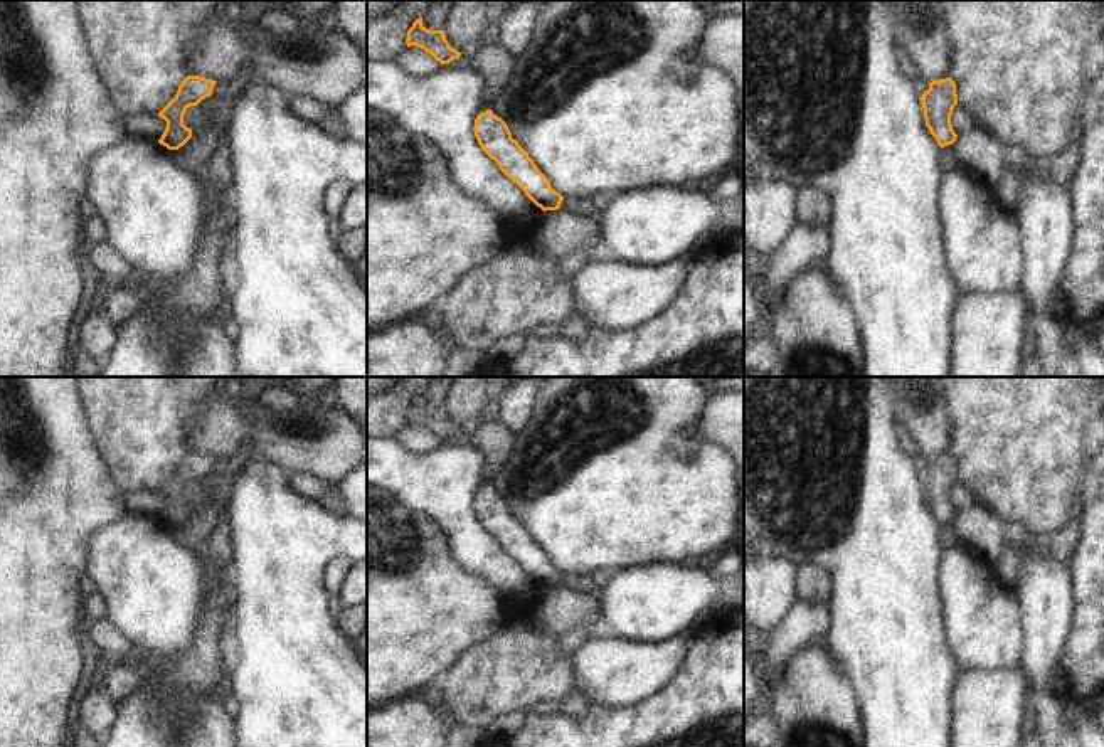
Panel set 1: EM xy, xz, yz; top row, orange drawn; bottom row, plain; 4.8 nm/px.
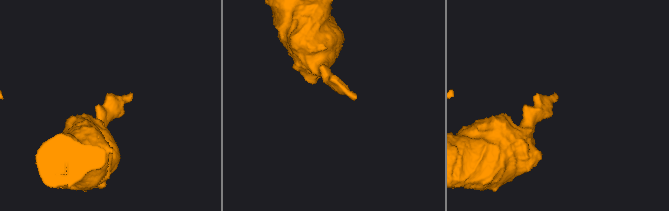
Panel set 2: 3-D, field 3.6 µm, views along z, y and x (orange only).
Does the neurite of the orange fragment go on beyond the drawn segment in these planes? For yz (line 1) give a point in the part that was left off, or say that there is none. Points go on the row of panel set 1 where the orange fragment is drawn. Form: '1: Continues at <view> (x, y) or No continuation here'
1: No continuation here

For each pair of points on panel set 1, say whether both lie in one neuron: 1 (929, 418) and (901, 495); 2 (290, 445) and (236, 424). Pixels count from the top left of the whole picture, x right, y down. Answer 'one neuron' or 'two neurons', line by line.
1: two neurons
2: one neuron

